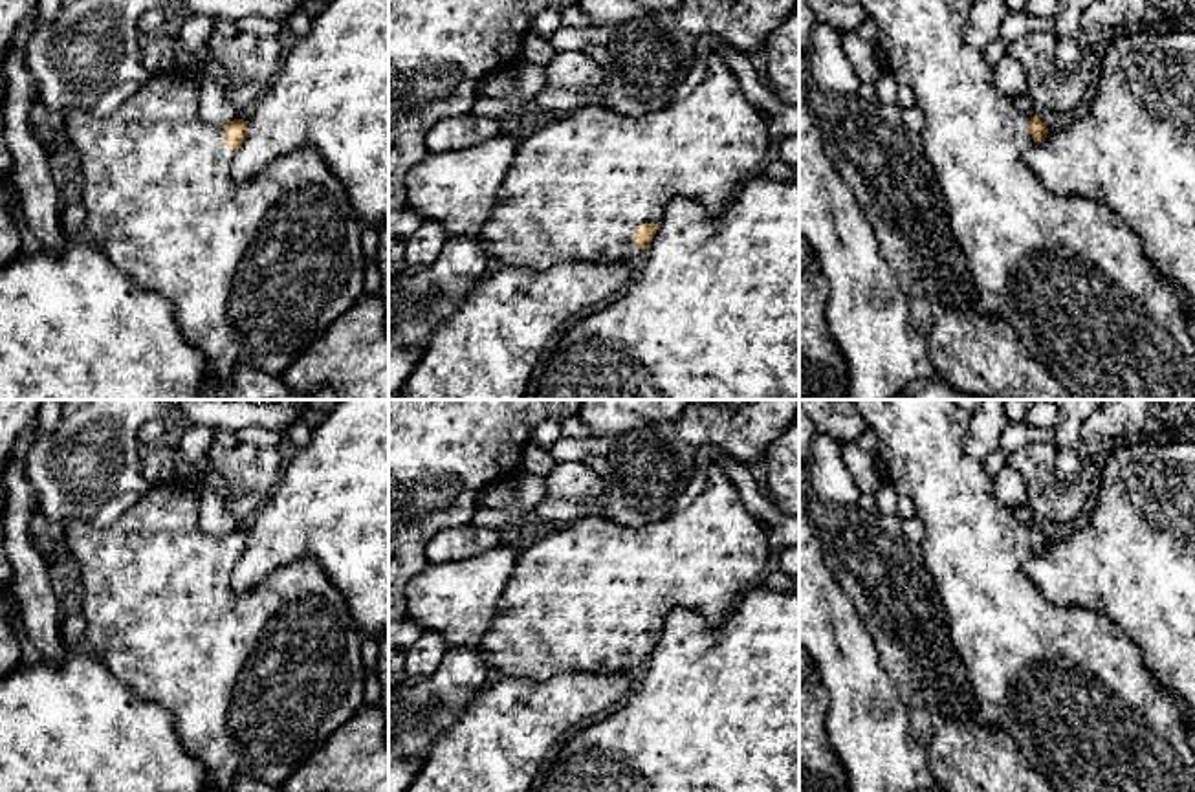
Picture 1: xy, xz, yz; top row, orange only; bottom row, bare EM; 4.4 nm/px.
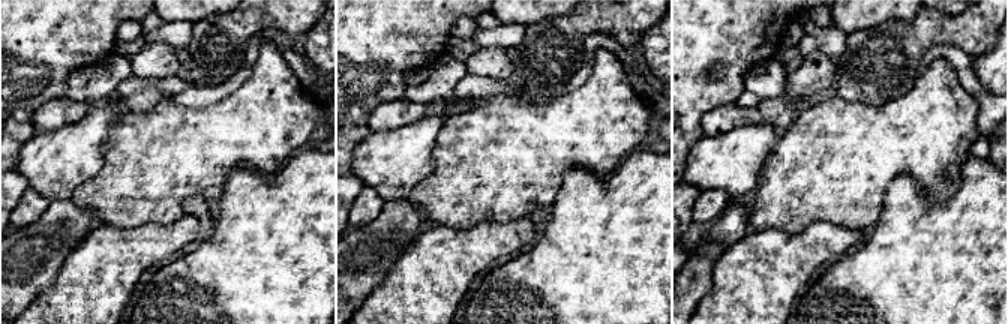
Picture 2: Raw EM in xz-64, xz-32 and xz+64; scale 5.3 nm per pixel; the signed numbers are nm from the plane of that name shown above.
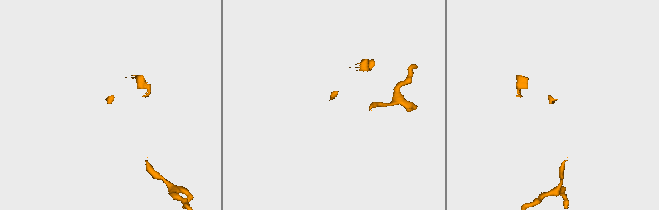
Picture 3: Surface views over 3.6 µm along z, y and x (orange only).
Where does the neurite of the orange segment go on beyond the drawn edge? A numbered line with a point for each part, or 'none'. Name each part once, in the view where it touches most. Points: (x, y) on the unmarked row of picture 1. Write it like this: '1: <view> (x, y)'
1: xz (578, 598)

